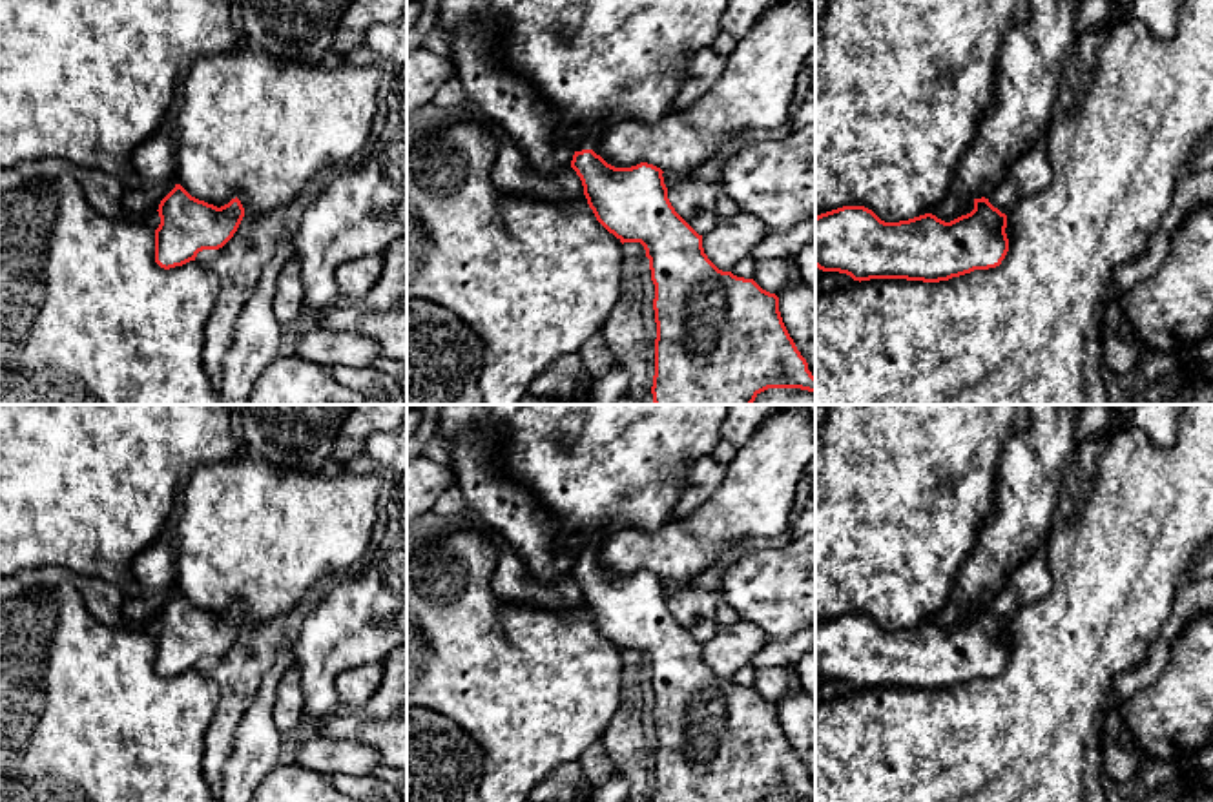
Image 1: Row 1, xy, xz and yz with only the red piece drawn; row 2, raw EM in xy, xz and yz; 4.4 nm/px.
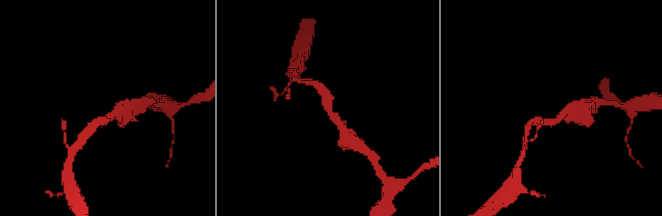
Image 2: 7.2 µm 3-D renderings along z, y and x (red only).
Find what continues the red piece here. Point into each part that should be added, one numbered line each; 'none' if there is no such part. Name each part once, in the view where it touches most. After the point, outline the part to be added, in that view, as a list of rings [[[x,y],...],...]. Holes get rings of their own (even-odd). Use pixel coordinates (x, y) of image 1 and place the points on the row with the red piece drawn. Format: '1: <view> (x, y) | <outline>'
none

